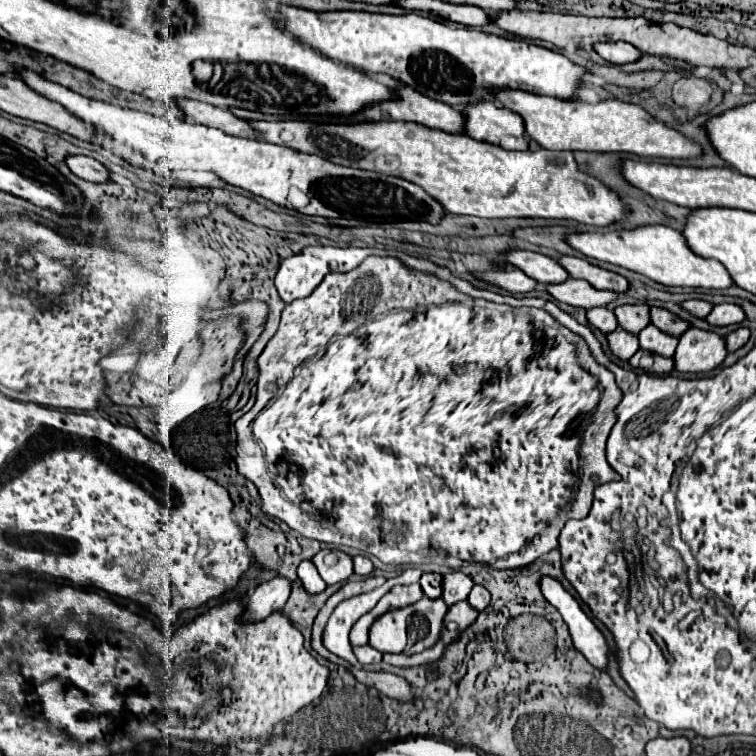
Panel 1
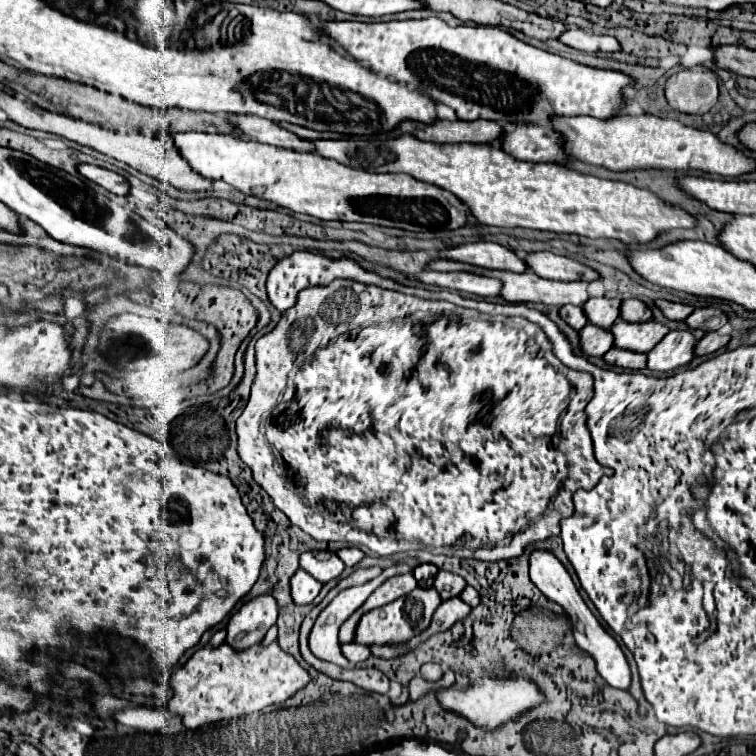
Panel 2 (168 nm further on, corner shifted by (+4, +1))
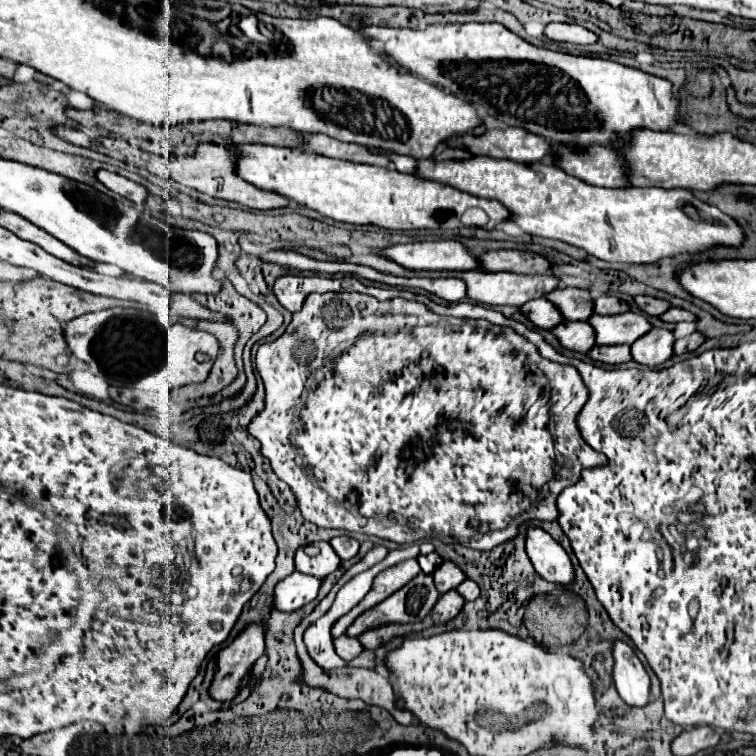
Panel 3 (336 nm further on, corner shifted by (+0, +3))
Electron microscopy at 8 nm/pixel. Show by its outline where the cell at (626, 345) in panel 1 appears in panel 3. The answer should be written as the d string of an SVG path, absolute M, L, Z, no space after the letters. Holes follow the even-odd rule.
M560 322L560 326L554 326L550 330L564 348L586 354L596 342L594 342L594 330L588 322Z

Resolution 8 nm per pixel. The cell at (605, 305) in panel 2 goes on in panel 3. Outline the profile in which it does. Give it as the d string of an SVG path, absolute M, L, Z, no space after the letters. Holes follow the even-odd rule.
M560 286L560 290L548 294L548 300L558 306L564 320L588 320L592 316L592 298L588 290Z

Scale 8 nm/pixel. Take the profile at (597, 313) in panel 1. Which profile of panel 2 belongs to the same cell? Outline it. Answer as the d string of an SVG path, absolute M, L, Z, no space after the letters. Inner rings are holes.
M568 304L568 306L560 308L560 314L562 314L562 318L564 318L572 328L576 328L576 330L588 326L588 316L584 316L584 308L578 308L578 306Z

